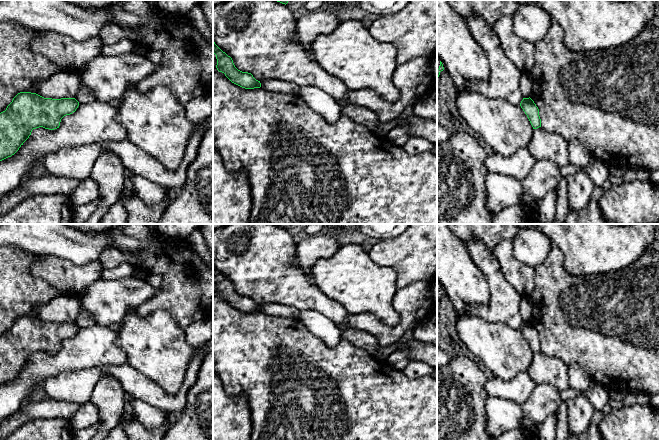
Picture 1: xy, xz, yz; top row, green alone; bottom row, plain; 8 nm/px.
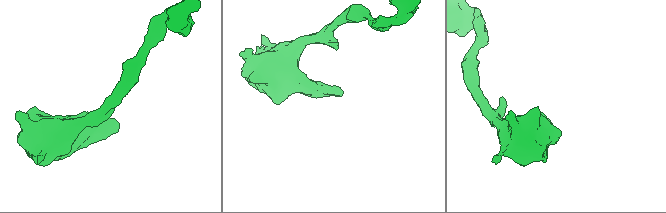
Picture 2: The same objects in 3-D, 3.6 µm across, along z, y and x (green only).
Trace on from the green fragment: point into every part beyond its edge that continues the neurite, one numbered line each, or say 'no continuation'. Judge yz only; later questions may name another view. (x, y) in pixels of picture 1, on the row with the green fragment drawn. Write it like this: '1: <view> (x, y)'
no continuation

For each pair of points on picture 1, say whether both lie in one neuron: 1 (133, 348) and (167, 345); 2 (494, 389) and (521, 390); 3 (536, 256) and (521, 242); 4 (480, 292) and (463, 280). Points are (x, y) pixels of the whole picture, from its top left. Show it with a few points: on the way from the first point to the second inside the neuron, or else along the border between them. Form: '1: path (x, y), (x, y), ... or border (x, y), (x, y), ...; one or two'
1: path (141, 345), (159, 345); one
2: path (501, 389), (514, 390); one
3: path (532, 252), (525, 245); one
4: path (476, 291), (467, 284); one

